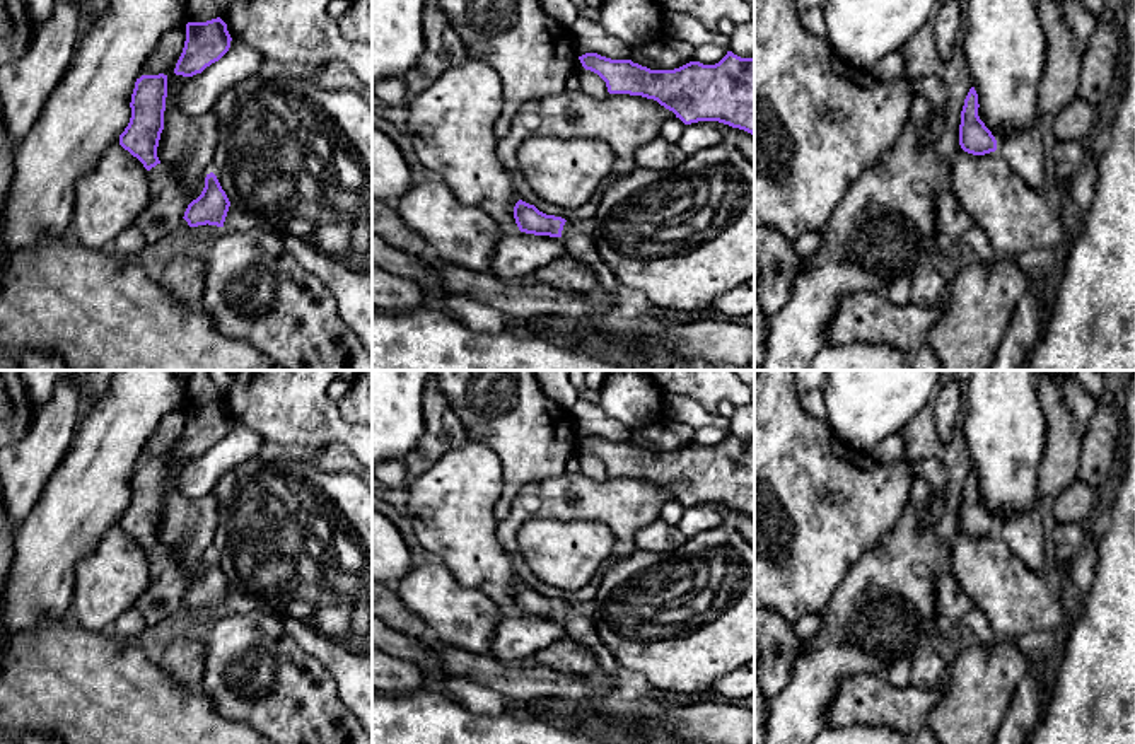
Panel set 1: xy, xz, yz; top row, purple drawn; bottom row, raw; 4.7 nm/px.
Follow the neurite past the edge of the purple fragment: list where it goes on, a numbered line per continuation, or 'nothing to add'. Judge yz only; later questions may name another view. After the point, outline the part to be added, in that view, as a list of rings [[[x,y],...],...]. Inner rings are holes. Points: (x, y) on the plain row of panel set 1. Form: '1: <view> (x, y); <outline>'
nothing to add

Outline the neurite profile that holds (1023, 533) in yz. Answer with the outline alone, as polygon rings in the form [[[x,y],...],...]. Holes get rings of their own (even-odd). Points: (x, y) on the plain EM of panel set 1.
[[[1038,507],[1005,517],[997,524],[997,534],[1027,568],[1046,575],[1045,534]]]

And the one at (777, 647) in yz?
[[[754,609],[754,669],[766,700],[780,695],[789,684],[794,664],[800,655],[800,640],[778,613]]]

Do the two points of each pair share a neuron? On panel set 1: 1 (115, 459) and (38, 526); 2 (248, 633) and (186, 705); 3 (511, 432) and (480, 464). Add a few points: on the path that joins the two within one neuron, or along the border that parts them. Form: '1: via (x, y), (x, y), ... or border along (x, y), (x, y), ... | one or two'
1: via (96, 478), (57, 517) | one
2: border along (200, 686), (214, 707), (227, 719) | two
3: border along (466, 437), (483, 441), (499, 456), (502, 490) | two

